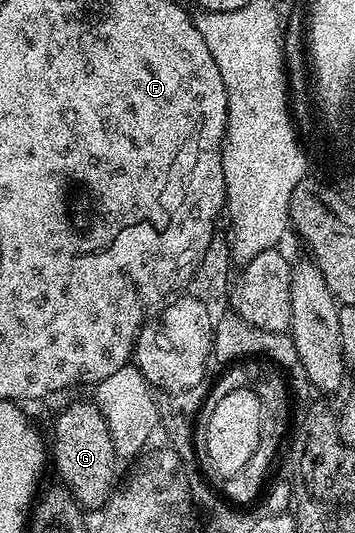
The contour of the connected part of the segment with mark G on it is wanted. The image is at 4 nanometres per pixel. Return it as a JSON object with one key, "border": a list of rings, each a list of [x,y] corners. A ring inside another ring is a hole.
{"border":[[[96,402],[73,403],[57,415],[53,423],[51,459],[57,462],[57,471],[61,474],[60,482],[69,488],[82,508],[104,508],[115,487],[113,478],[117,475],[119,460],[115,445],[111,445],[111,433],[103,413],[99,413]]]}

